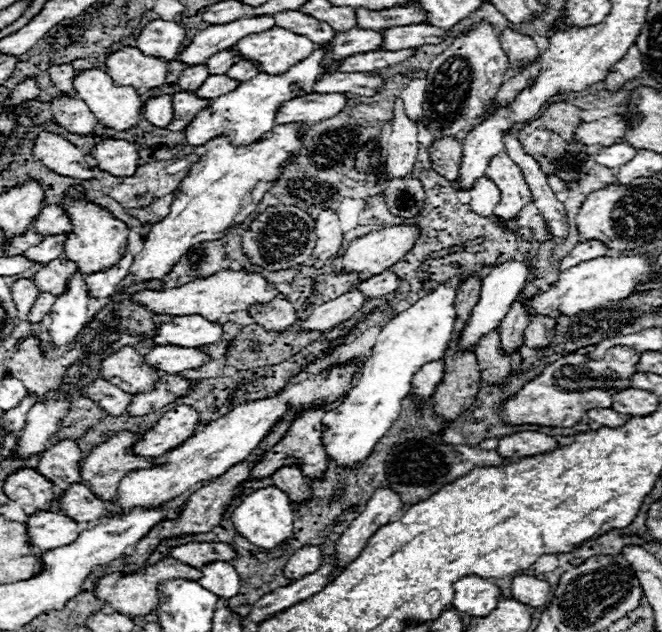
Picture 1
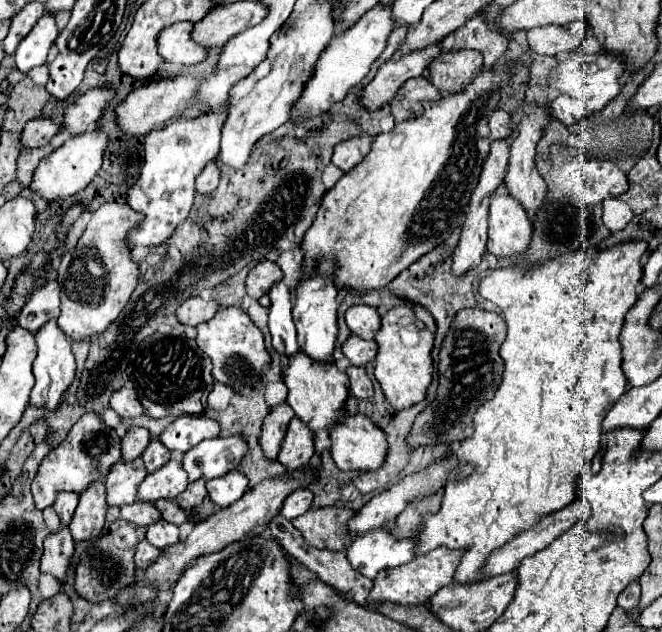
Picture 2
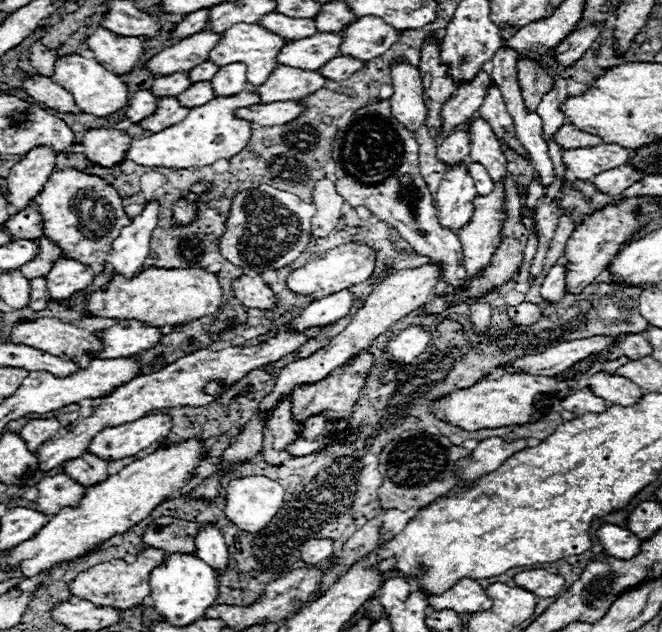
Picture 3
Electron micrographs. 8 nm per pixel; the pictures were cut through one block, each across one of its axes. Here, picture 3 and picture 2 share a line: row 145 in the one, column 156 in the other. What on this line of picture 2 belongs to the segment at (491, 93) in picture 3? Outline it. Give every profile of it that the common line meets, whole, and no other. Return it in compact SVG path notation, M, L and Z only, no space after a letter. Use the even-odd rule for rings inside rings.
M136 500L134 504L122 506L122 510L120 510L120 518L130 520L132 524L140 524L140 526L150 526L152 522L160 520L160 516L158 516L158 508L154 508L154 504L144 502L144 500Z

